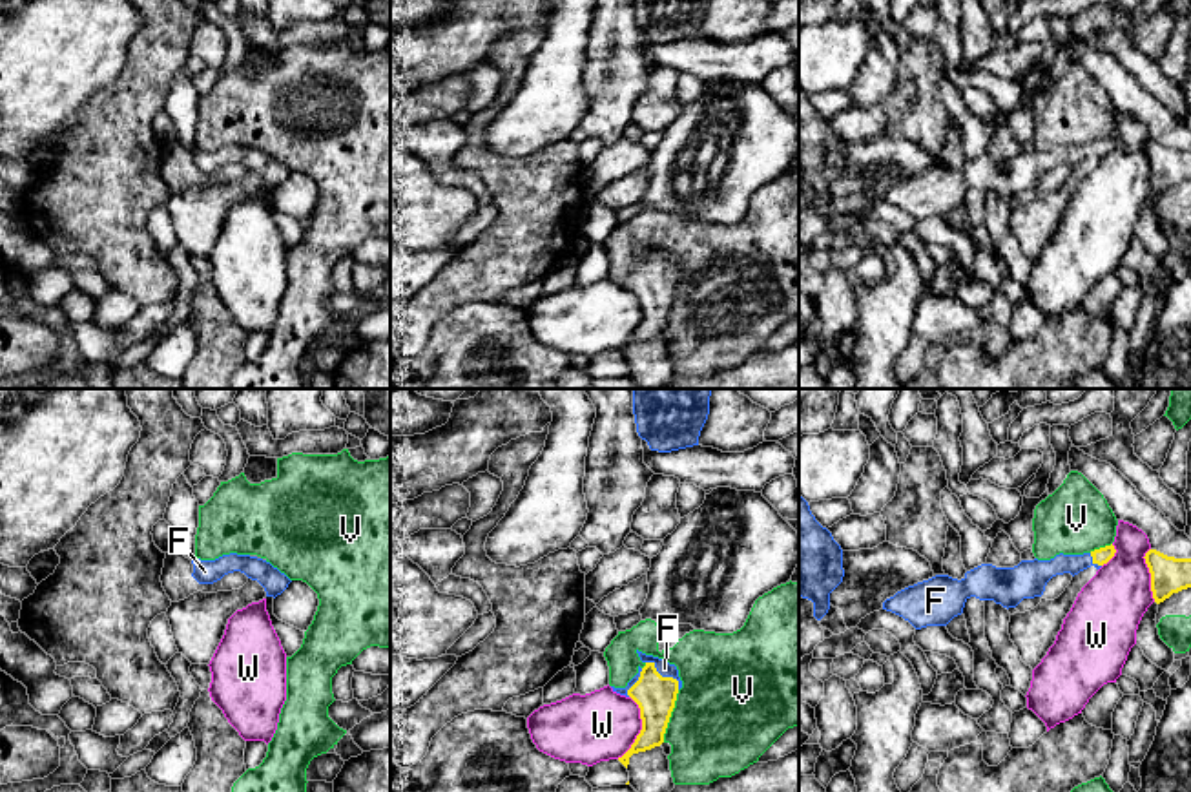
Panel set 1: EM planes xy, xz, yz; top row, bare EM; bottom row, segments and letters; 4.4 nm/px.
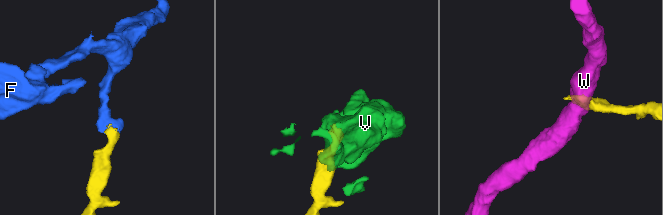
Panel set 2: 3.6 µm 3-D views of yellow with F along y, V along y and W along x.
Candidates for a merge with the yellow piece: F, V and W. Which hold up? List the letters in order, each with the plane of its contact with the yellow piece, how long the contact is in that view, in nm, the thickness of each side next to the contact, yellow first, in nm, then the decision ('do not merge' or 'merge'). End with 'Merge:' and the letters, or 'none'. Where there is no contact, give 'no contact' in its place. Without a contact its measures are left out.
F: xz | 200 nm | 180/70 nm | merge
V: xz | 240 nm | 180/460 nm | do not merge
W: xz | 280 nm | 180/300 nm | do not merge
Merge: F

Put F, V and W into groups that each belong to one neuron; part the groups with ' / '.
F / V / W

